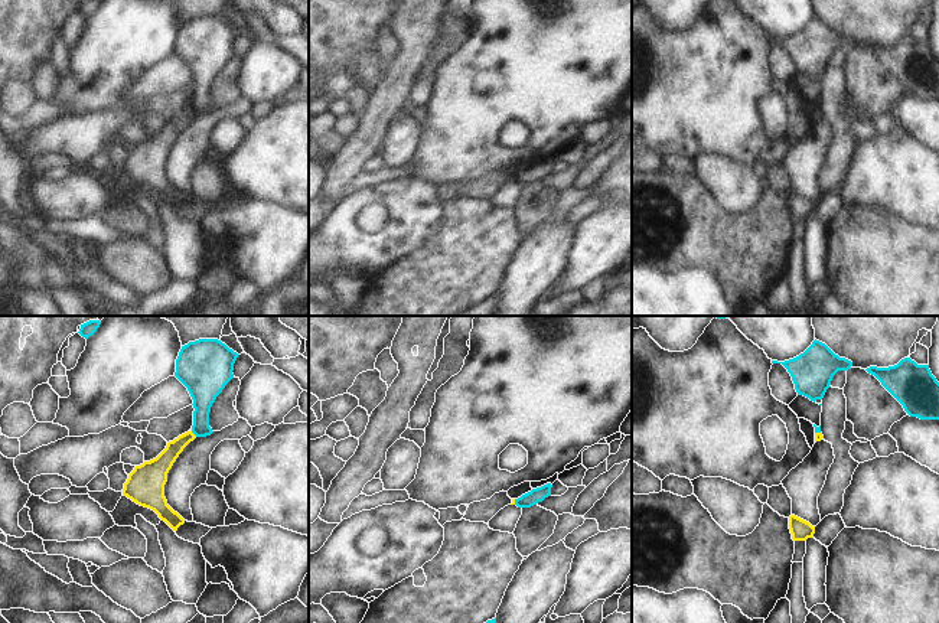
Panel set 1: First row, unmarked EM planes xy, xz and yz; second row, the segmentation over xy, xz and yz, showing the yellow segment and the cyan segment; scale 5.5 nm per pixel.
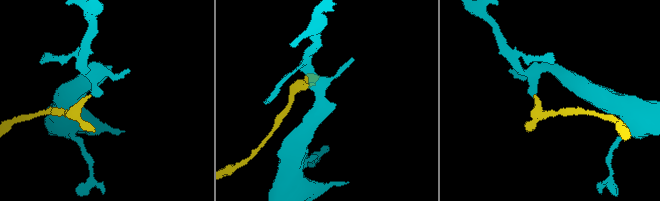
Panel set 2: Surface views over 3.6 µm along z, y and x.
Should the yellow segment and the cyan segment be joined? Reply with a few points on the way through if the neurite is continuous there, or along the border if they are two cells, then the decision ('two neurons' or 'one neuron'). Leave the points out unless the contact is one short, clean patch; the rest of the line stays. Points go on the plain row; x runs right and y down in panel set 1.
along xy (191, 108), (196, 113) | two neurons

